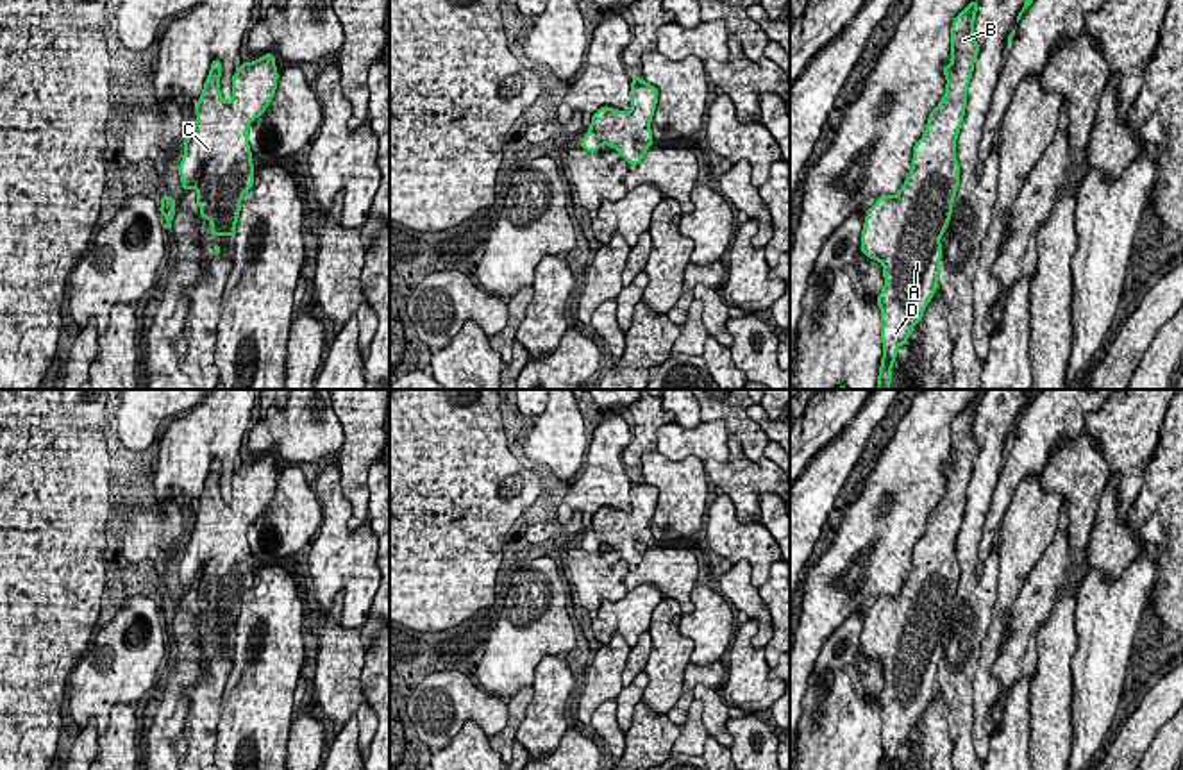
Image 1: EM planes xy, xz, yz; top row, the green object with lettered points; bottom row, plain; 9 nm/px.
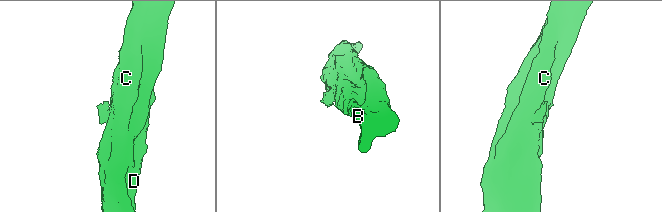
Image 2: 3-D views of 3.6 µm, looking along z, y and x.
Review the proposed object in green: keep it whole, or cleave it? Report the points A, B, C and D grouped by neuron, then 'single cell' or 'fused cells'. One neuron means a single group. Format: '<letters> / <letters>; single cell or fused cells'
A B C D; single cell

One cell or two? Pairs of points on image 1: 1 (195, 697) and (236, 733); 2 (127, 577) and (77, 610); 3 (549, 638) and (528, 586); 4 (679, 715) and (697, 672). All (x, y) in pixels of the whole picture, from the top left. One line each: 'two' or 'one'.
1: two
2: two
3: one
4: one

